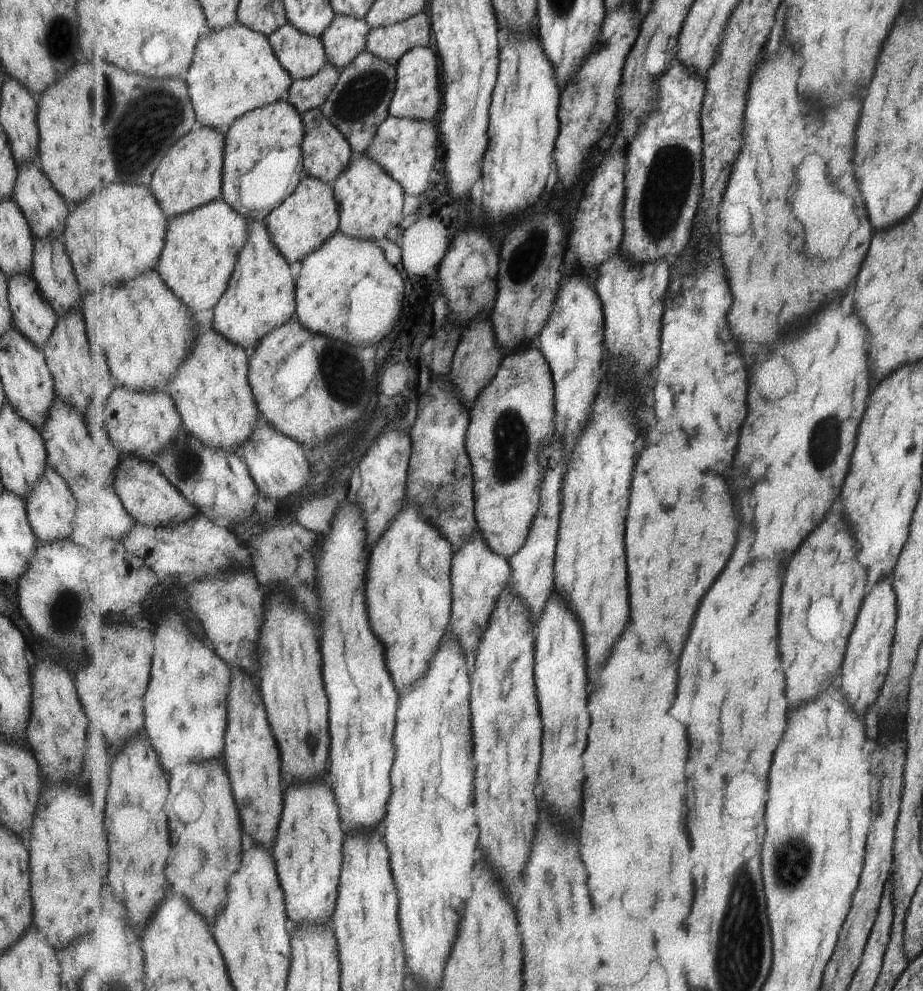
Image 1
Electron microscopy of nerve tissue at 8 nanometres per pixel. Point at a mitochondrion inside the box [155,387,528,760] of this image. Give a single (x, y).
(188, 462)

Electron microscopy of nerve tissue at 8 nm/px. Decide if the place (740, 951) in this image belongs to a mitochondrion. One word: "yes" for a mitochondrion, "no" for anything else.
yes

